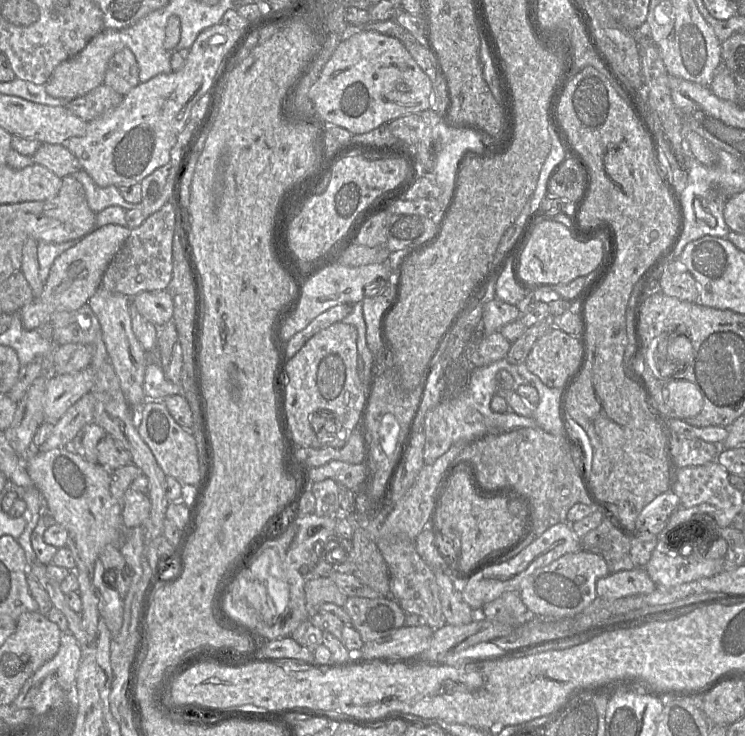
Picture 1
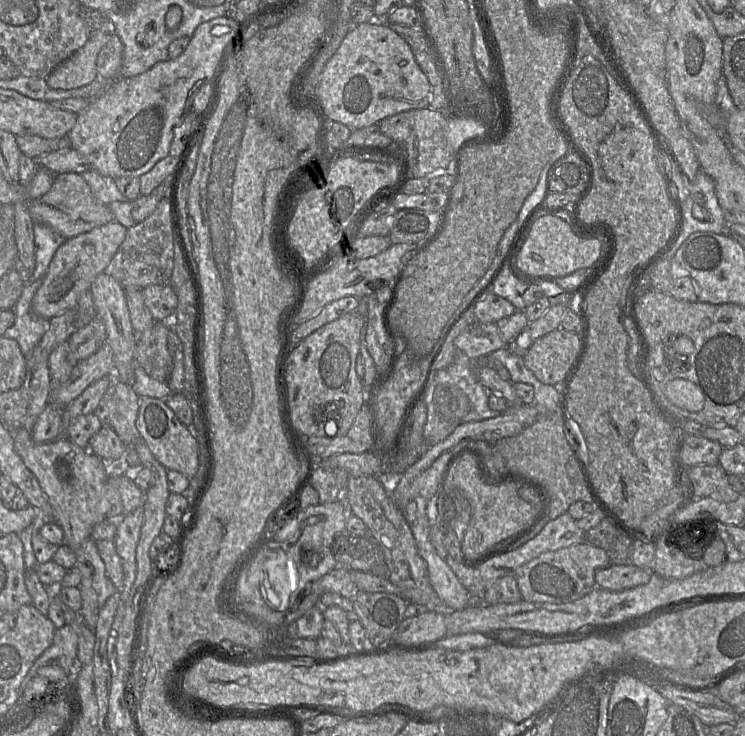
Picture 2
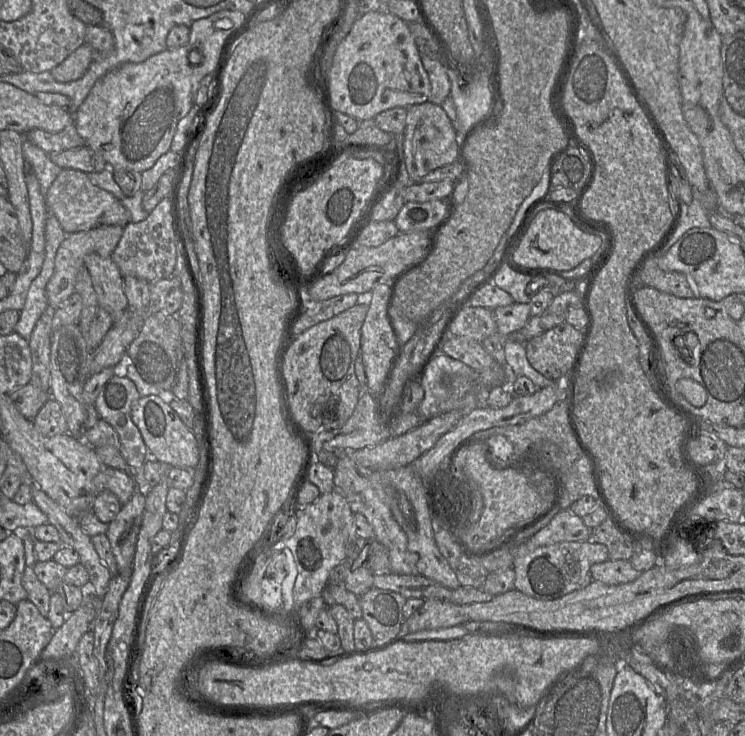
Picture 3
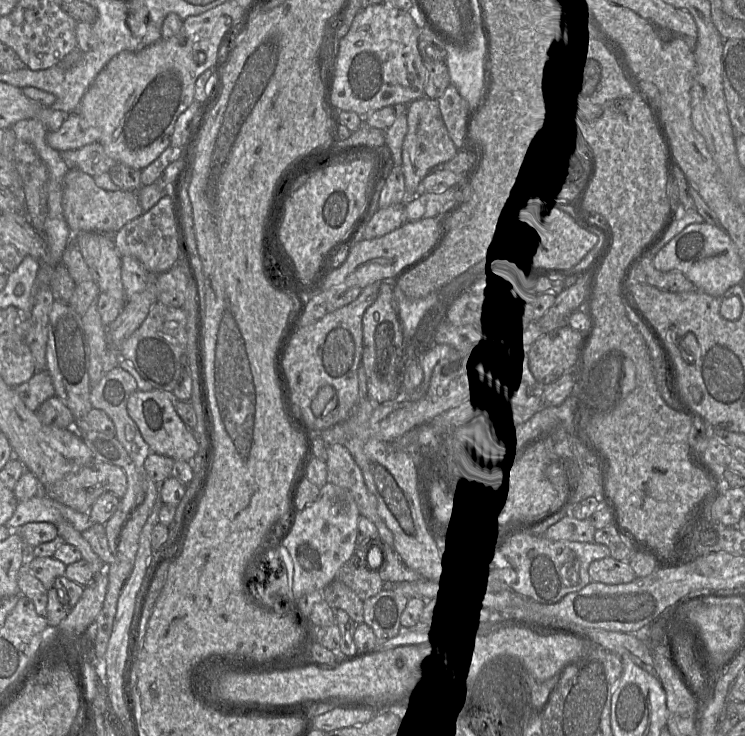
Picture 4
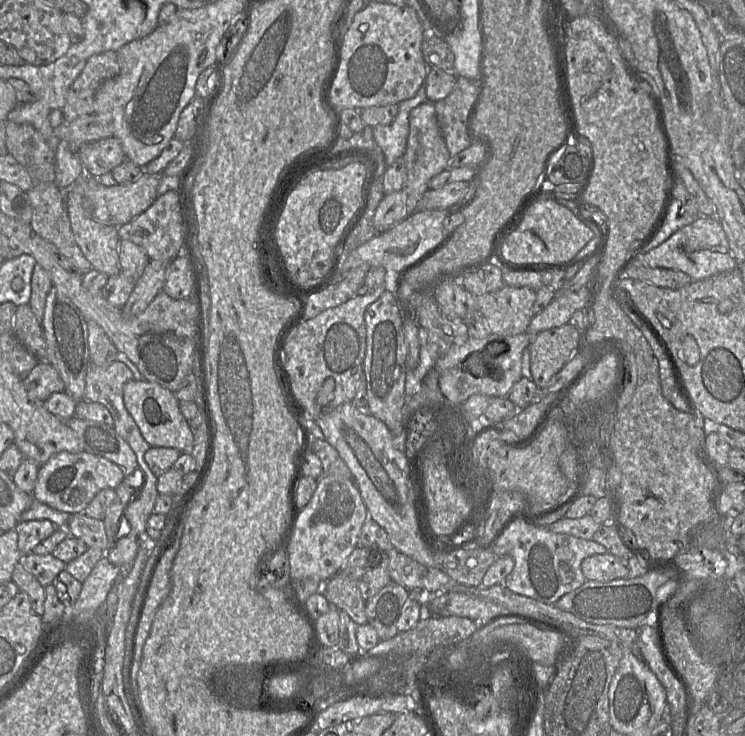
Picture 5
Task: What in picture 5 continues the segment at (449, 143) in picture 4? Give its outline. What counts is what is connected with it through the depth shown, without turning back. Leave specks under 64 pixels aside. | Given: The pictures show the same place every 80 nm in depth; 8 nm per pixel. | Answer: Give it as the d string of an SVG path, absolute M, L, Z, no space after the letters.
M427 100L410 111L409 134L403 157L407 172L405 182L406 212L407 215L411 215L416 211L417 204L424 193L429 189L428 185L431 178L445 170L451 158L437 121L434 102Z

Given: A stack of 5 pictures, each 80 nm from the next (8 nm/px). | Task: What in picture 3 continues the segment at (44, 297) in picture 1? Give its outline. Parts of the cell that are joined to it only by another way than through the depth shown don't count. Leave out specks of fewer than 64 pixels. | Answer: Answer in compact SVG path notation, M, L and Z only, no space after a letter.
M118 225L100 226L90 230L69 234L60 244L54 261L54 272L46 286L48 306L57 309L75 292L76 276L85 265L85 257L96 253L102 257L111 257L123 235L124 227Z

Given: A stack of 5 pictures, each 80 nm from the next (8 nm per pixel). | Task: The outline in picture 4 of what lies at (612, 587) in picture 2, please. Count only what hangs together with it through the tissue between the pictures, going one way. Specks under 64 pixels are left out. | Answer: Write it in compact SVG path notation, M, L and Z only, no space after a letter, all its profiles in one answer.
M611 556L591 562L588 573L591 581L606 585L630 583L636 578L629 562L619 561Z

